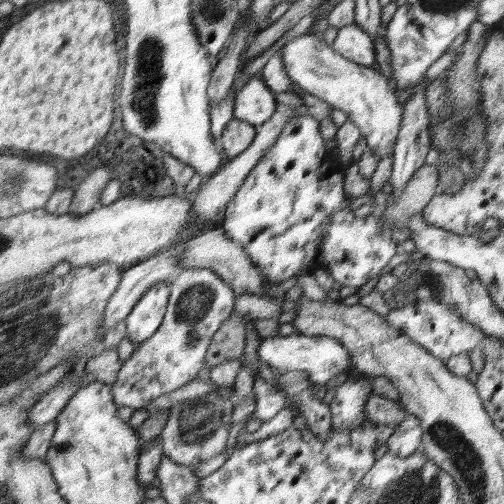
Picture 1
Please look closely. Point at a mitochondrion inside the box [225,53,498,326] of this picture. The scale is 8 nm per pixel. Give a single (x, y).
(466, 130)

